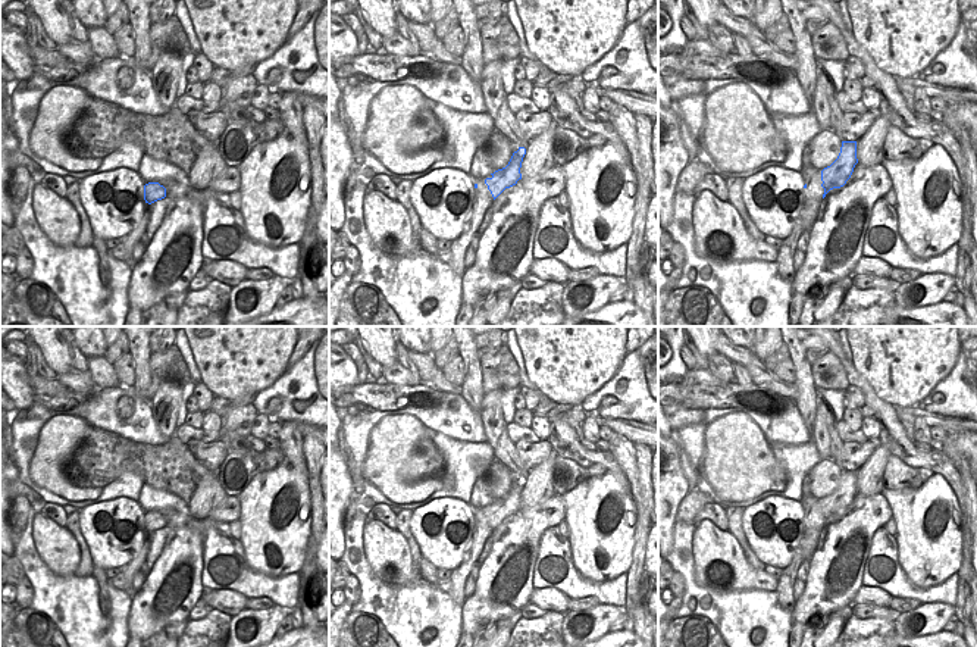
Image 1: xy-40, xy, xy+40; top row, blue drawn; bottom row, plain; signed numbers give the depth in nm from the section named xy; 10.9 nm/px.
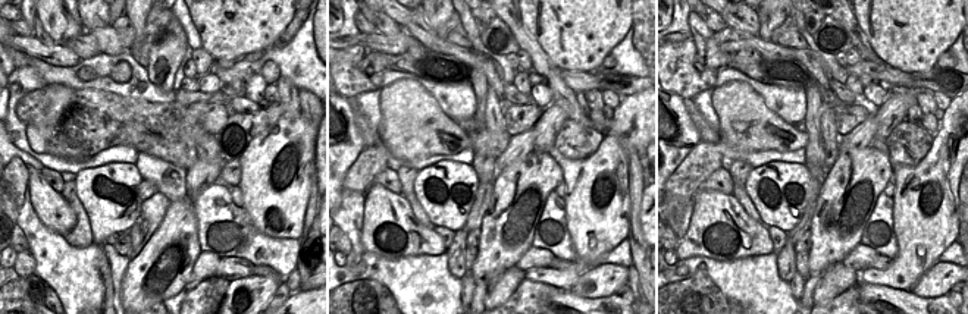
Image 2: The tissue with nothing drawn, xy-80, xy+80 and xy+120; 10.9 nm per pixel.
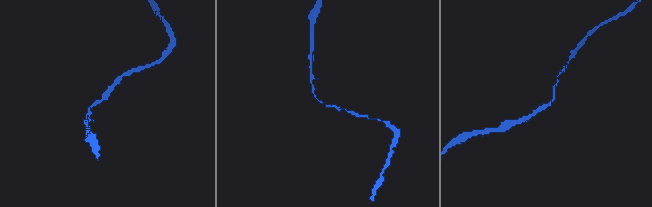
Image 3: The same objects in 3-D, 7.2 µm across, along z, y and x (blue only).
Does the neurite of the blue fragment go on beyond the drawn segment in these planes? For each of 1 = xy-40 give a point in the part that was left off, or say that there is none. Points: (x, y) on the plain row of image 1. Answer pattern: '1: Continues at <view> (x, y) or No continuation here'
1: No continuation here.

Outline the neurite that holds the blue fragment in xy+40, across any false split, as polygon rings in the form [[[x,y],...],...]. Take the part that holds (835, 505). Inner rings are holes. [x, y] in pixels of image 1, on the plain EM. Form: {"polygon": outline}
{"polygon": [[[842,471],[837,488],[821,500],[823,528],[830,519],[840,518],[846,513],[857,493],[857,471]]]}

